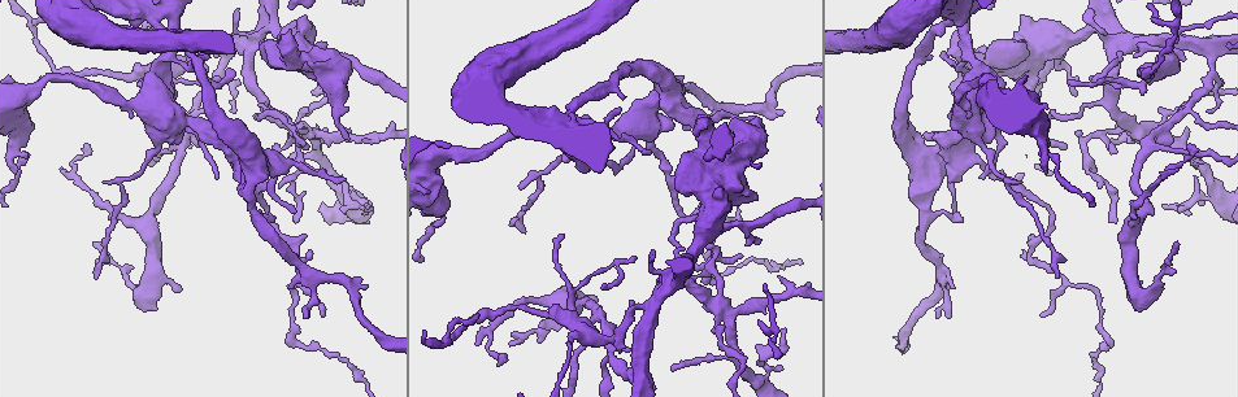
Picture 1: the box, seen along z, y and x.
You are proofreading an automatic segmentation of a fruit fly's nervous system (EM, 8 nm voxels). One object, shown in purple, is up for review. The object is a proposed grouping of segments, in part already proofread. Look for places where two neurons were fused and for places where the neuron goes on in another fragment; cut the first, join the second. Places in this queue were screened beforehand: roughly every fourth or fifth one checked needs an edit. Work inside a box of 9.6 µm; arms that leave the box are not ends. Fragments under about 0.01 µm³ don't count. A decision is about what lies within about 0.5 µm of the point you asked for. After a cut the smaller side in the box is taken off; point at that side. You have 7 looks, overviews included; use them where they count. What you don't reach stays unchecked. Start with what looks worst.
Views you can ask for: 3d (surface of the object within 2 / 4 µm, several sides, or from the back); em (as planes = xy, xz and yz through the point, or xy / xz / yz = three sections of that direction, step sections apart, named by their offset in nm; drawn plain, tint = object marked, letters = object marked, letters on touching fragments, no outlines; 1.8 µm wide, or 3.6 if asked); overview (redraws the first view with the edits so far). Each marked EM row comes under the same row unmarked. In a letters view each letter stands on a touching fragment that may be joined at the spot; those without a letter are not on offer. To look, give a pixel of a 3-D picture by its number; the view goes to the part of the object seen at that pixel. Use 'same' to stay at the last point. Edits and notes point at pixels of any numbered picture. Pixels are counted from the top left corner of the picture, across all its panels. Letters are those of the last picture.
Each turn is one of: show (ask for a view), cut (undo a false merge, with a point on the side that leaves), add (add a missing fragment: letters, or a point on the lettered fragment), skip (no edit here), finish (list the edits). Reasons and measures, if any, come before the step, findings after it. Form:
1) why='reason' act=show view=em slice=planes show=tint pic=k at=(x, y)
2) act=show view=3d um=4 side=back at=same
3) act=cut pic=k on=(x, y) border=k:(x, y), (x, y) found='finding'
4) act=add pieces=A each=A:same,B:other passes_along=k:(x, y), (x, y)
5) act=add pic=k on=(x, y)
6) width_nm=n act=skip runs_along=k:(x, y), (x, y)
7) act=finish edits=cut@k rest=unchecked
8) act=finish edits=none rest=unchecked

why='three arms meet' act=show view=em slice=planes show=letters pic=1 at=(949, 20)

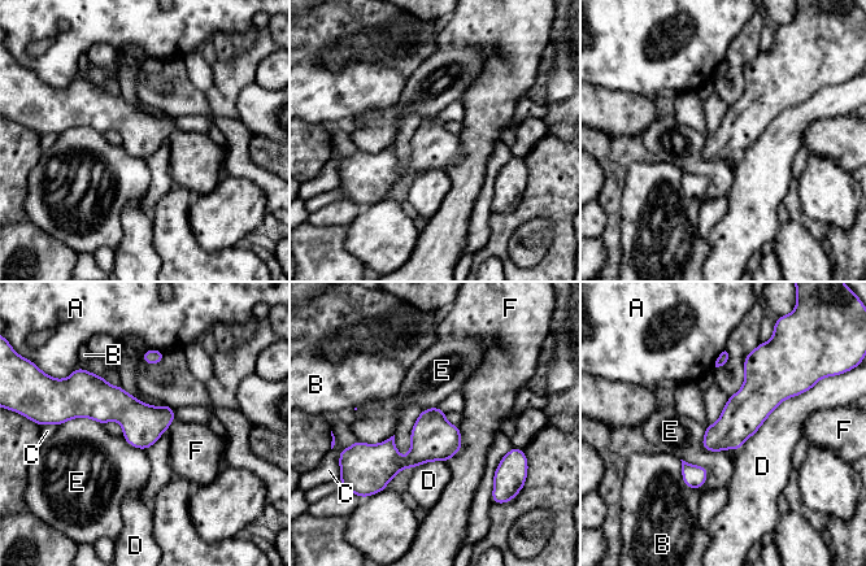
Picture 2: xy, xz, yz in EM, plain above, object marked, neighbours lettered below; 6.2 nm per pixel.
width_nm=260 act=skip each=A:other,B:other,C:other,D:other,E:other,F:other border=2:(104, 425), (75, 417), (59, 426) found='one neuron here'

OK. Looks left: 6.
why='two arms at a narrow angle' act=show view=em slice=planes show=letters pic=1 at=(604, 339)

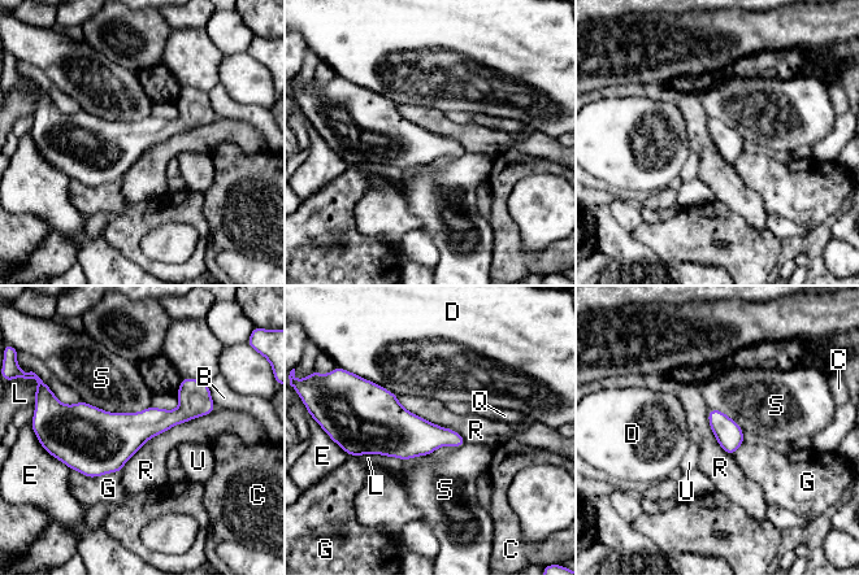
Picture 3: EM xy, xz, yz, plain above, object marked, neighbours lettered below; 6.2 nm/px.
longest_contact=R:700nm act=skip each=B:other,C:other,D:other,E:other,G:other,L:other,Q:other,R:other,S:other,U:other border=3:(216, 408), (153, 435), (120, 471) found='continuous, no second neuron'

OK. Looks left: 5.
act=show view=em um=3.6 slice=planes show=letters pic=1 at=(176, 122)

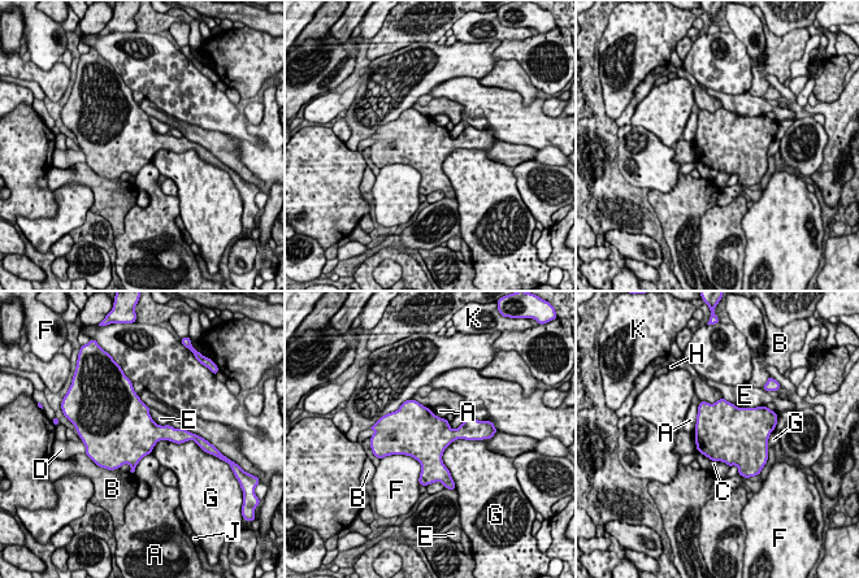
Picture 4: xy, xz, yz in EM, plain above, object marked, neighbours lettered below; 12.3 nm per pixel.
longest_contact=G:550nm act=skip each=A:other,B:other,C:other,D:other,E:other,F:other,G:other,H:other,J:other,K:other border=4:(474, 439), (445, 450), (451, 477) found='one neuron here'

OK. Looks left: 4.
act=finish edits=none rest=unchecked

